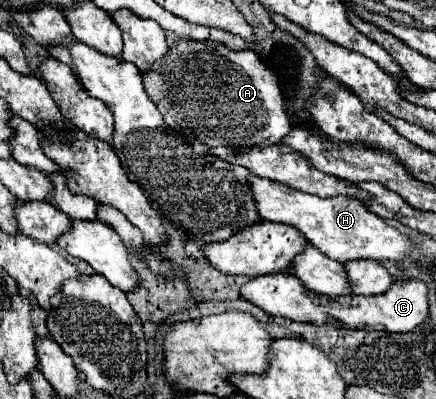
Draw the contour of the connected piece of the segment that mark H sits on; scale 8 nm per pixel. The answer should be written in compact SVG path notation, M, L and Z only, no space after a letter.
M248 176L248 184L252 188L252 198L256 202L256 210L264 220L280 222L294 226L304 238L322 250L332 260L342 264L350 260L370 258L370 260L390 260L390 262L406 262L412 260L412 242L402 236L396 228L388 226L382 218L368 212L360 200L350 196L336 198L320 198L300 190L292 190L280 182L272 182L258 176Z

